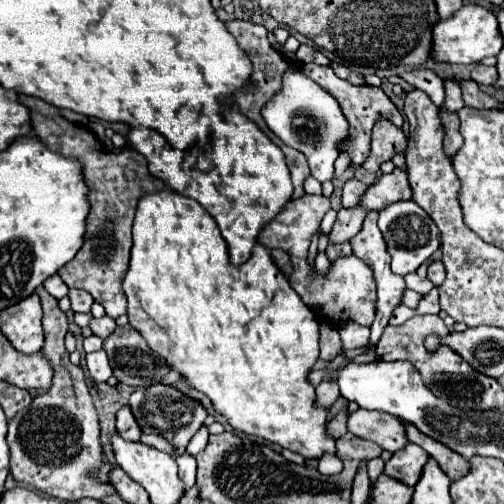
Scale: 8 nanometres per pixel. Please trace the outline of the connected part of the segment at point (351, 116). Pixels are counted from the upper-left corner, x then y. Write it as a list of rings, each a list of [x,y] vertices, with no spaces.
[[[307,63],[307,65],[303,65],[303,69],[305,69],[305,73],[309,73],[309,77],[313,77],[313,81],[317,81],[323,89],[327,89],[339,101],[341,111],[345,113],[345,117],[349,121],[349,137],[341,143],[341,151],[347,151],[355,165],[363,165],[363,161],[367,159],[369,149],[371,149],[371,129],[379,119],[387,119],[397,127],[403,125],[403,115],[397,111],[397,107],[391,103],[391,99],[383,93],[383,89],[371,87],[371,85],[355,87],[349,81],[339,79],[333,73],[331,67],[321,67],[321,65],[315,65],[315,63]]]

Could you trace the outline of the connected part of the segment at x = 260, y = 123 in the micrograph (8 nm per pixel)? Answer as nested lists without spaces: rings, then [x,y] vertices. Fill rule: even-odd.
[[[231,19],[225,23],[229,33],[237,39],[237,43],[241,45],[241,49],[249,55],[251,63],[253,63],[253,79],[251,79],[251,87],[237,93],[235,95],[235,103],[239,107],[239,111],[251,119],[265,135],[269,135],[271,131],[267,129],[263,117],[261,117],[261,107],[281,89],[281,75],[285,73],[285,57],[279,57],[277,51],[271,49],[271,43],[267,41],[267,29],[263,25],[257,25],[257,23],[251,23],[251,21],[245,21],[245,19]]]

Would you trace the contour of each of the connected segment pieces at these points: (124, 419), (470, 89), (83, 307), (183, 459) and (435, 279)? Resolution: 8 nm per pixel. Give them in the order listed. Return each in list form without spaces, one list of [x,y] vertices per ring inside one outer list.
[[[123,407],[117,413],[117,431],[125,441],[139,441],[141,429],[139,429],[133,413],[129,413],[129,407]]]
[[[461,81],[461,89],[463,89],[463,101],[465,101],[467,107],[473,107],[473,109],[503,109],[503,103],[485,95],[477,87],[475,81]]]
[[[69,289],[69,299],[71,299],[71,309],[77,313],[89,313],[91,305],[93,305],[93,297],[85,291],[77,291],[77,289]]]
[[[185,453],[185,455],[177,457],[177,465],[179,465],[179,477],[183,479],[185,487],[187,487],[187,489],[193,487],[193,485],[195,485],[195,469],[197,469],[195,457]]]
[[[433,261],[429,265],[429,269],[427,269],[427,277],[429,277],[429,281],[433,285],[439,287],[443,283],[443,279],[445,279],[445,267],[443,267],[443,263],[441,261]]]

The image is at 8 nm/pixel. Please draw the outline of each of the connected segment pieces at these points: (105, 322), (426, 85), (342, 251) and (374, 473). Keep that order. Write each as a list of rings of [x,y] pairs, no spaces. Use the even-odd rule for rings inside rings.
[[[107,315],[105,317],[101,317],[101,319],[91,319],[91,323],[89,323],[89,329],[93,331],[93,335],[97,335],[97,337],[101,337],[101,339],[107,339],[111,333],[113,333],[113,329],[115,329],[115,321],[113,319],[109,319]]]
[[[413,69],[401,75],[409,85],[425,91],[429,95],[429,99],[441,107],[445,101],[445,91],[443,91],[443,81],[429,69]]]
[[[329,243],[327,245],[327,257],[329,261],[335,261],[337,257],[349,255],[351,253],[351,245],[349,243]]]
[[[381,457],[374,458],[367,462],[367,470],[368,470],[371,486],[374,485],[378,476],[383,472],[384,465],[385,463],[381,459]]]

